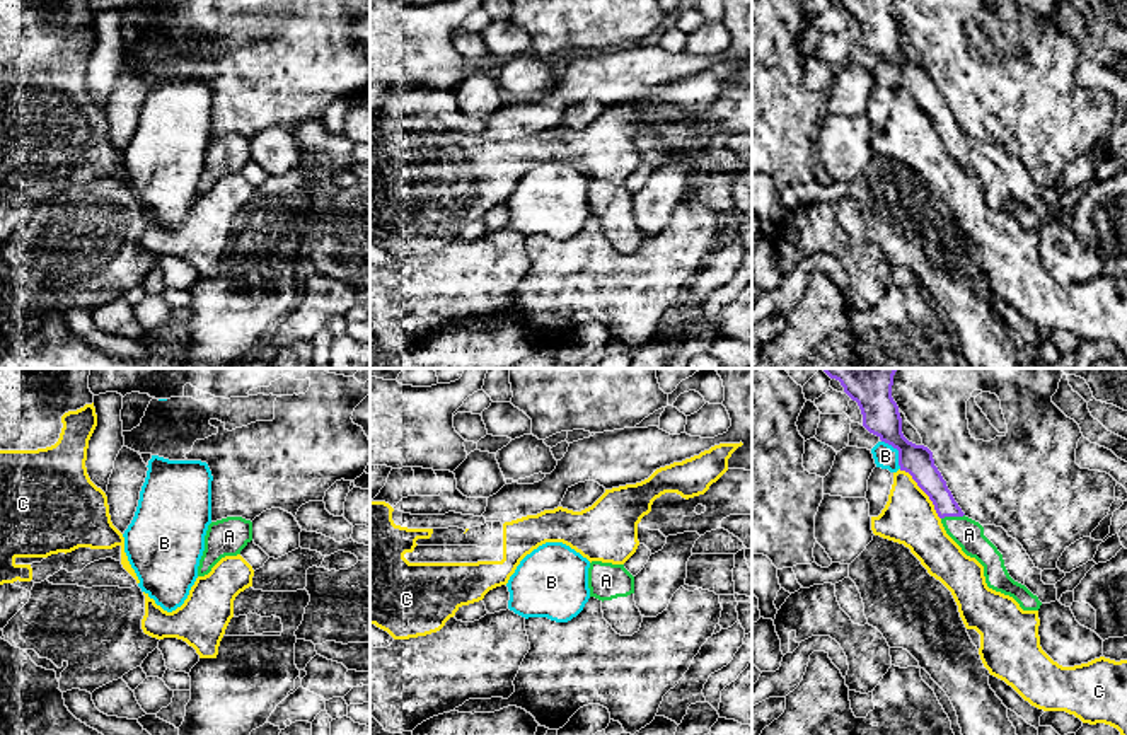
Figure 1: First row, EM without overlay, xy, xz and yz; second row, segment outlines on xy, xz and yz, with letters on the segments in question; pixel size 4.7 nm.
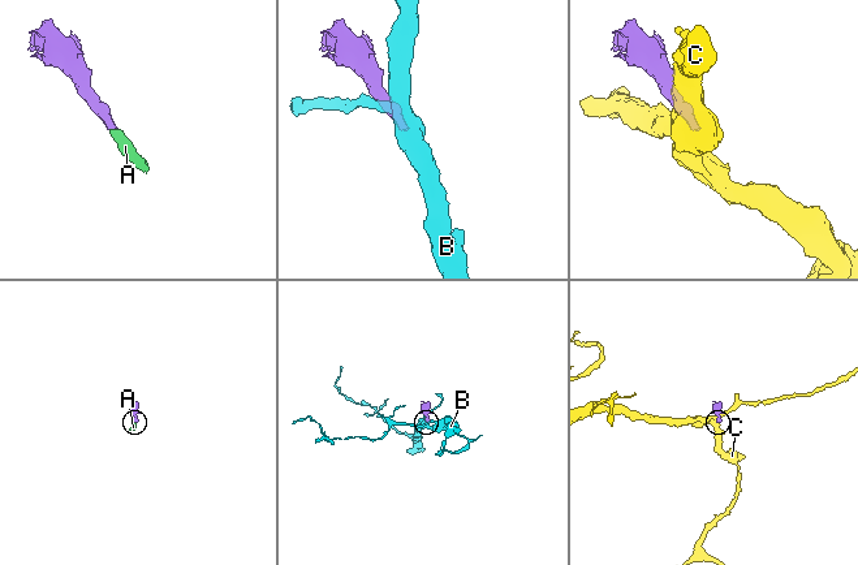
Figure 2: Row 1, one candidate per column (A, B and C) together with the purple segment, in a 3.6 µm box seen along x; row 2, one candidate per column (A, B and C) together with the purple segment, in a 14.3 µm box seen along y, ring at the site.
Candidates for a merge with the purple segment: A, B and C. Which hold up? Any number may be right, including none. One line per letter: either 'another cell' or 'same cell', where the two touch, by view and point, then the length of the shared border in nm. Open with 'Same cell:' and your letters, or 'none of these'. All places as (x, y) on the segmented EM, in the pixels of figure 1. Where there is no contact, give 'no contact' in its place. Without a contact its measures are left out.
Same cell: A
A: same cell | yz (952, 515) | 110 nm
B: another cell | yz (899, 452) | 160 nm
C: another cell | yz (923, 490) | 300 nm

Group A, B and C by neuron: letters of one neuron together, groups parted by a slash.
A / B / C

